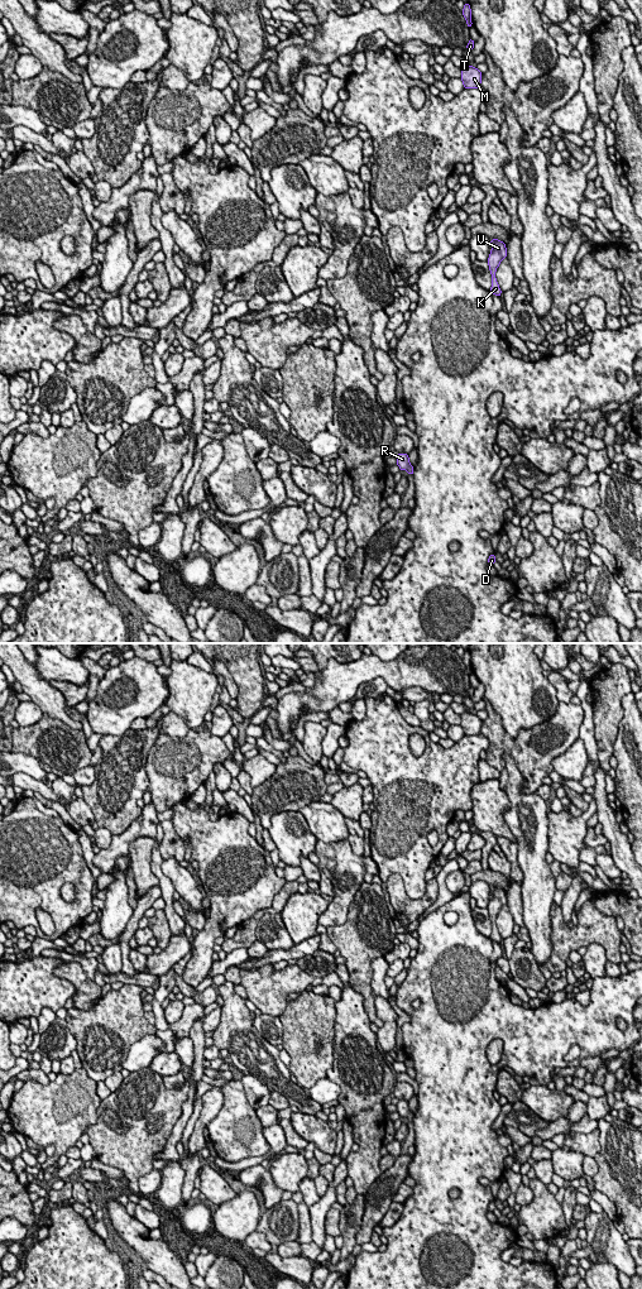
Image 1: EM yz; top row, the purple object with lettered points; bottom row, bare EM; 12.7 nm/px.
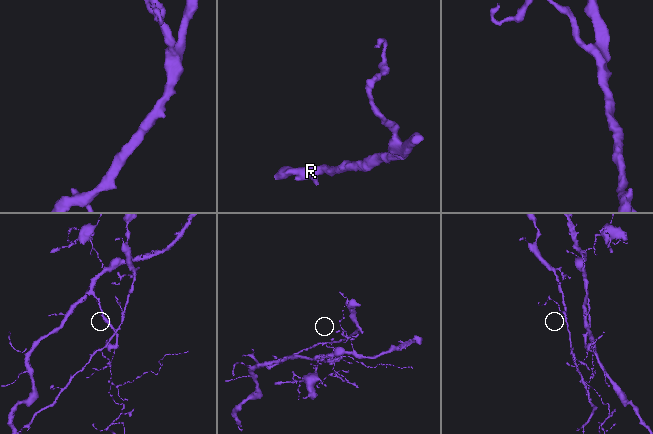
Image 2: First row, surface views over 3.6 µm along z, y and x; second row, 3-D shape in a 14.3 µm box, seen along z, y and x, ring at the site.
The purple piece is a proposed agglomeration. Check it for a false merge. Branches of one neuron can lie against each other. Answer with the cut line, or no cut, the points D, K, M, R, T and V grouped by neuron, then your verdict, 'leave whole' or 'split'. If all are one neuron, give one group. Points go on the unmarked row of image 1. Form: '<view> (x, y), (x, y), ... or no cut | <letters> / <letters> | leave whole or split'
yz (410, 1111), (406, 1116) | D K M T V / R | split

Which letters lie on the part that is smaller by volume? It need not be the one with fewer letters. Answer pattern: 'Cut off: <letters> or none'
Cut off: R

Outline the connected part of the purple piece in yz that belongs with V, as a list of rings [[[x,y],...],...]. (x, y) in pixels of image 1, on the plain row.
[[[490,886],[490,887],[492,887],[492,890],[490,890],[492,899],[488,905],[489,917],[492,920],[490,940],[495,941],[495,943],[500,943],[502,938],[495,926],[495,917],[497,917],[498,912],[500,911],[500,909],[507,904],[507,896],[506,896],[506,891],[502,890],[500,887],[498,887],[498,886]]]

